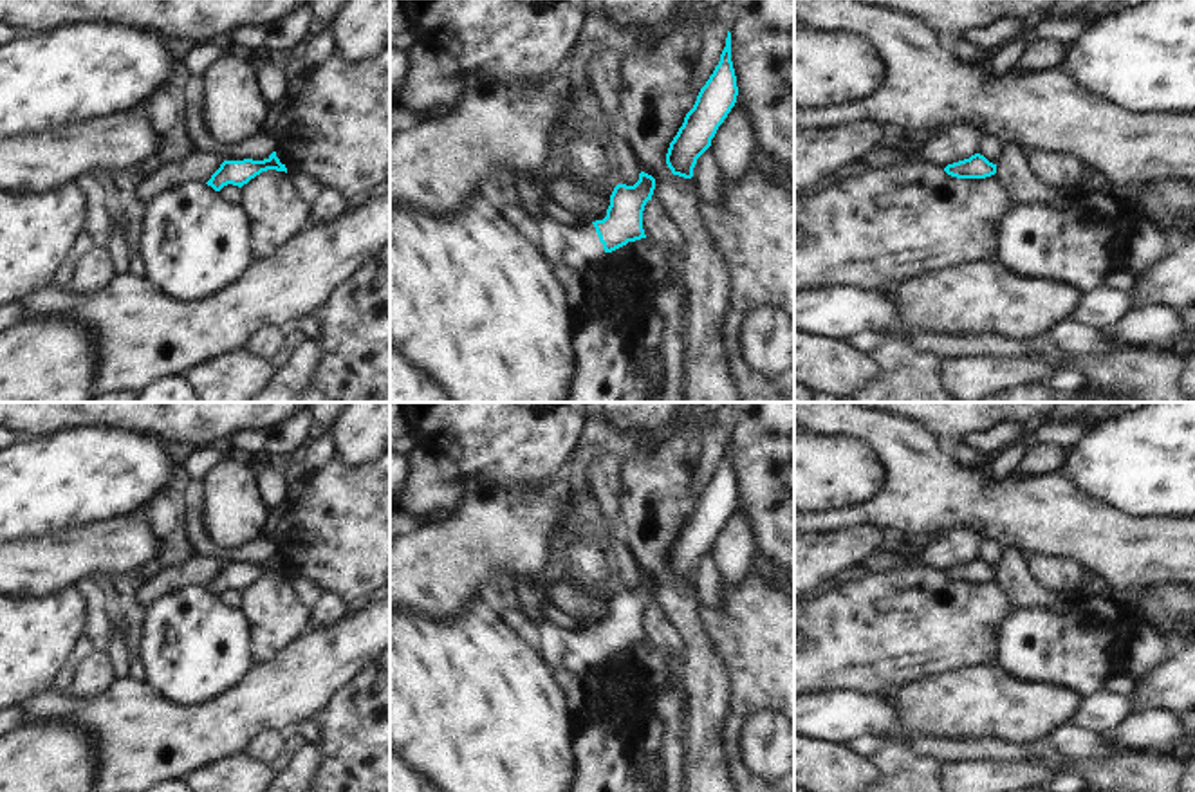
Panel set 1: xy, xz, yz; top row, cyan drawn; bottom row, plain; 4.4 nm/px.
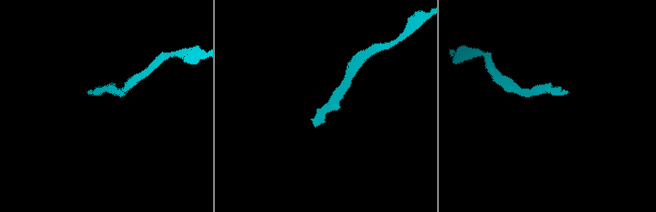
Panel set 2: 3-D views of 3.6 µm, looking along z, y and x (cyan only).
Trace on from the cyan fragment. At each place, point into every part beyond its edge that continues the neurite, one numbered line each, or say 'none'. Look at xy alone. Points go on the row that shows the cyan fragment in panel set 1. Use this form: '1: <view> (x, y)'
none

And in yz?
none

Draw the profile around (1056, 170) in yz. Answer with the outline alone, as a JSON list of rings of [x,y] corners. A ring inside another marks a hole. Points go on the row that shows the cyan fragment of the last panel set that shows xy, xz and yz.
[[[1034,152],[1034,170],[1038,177],[1051,188],[1070,188],[1081,182],[1083,164],[1065,153]]]

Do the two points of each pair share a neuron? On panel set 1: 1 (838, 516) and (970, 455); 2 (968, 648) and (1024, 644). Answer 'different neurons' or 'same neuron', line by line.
1: different neurons
2: different neurons

